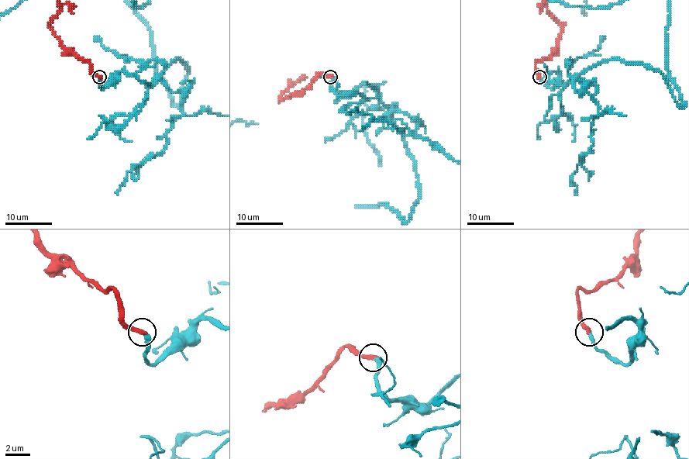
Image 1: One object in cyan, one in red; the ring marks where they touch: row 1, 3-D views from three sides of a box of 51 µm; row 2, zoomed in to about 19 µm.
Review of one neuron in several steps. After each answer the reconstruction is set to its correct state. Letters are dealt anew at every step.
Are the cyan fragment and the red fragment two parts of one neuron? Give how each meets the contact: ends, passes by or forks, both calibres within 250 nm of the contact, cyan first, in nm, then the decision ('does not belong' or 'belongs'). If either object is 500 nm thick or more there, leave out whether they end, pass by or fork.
cyan ends; red ends; calibres 320 and 340 nm; belongs

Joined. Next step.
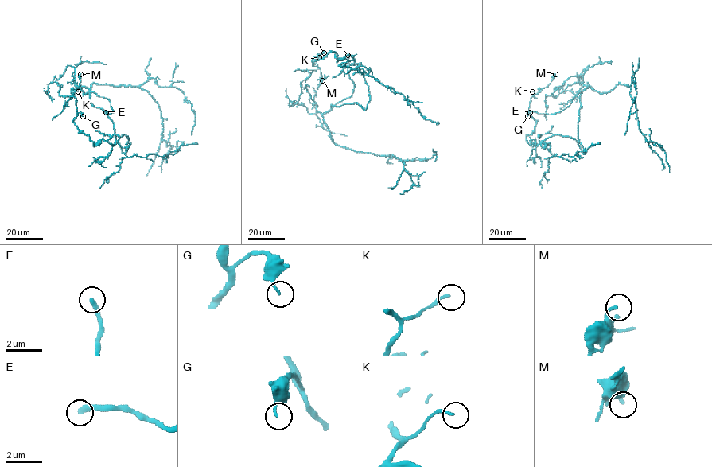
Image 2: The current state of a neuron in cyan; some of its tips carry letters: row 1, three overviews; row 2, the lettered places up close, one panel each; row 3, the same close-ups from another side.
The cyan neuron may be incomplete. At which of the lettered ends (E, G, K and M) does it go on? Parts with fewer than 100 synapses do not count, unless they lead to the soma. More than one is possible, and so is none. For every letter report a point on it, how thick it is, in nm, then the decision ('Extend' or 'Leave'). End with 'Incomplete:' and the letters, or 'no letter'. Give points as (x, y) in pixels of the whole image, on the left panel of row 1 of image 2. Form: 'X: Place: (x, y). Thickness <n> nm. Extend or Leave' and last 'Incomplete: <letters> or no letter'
E: Place: (106, 112). Thickness 280 nm. Extend
G: Place: (83, 116). Thickness 140 nm. Leave
K: Place: (78, 91). Thickness 120 nm. Leave
M: Place: (80, 74). Thickness 160 nm. Leave
Incomplete: E

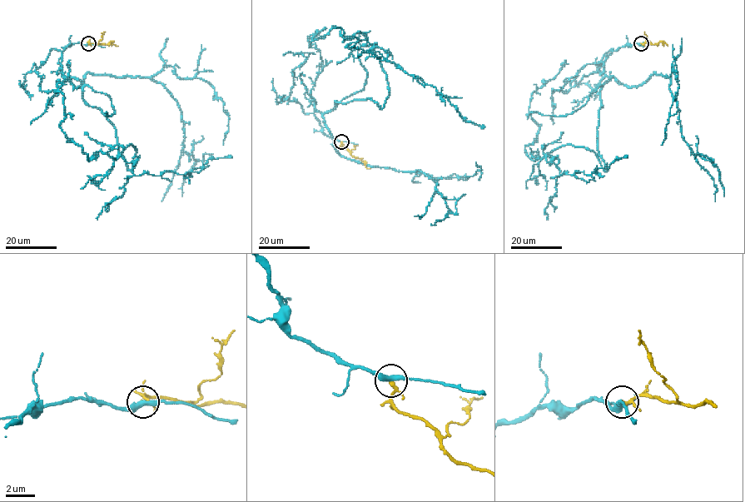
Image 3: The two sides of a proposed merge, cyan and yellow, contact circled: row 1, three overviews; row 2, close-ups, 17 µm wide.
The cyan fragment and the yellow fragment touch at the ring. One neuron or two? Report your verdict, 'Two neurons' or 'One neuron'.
One neuron

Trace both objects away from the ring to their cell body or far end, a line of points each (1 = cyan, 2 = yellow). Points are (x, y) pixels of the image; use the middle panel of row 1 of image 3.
1: (341, 141), (314, 105), (383, 106), (387, 75), (363, 34), (336, 26), (309, 37), (322, 67)
2: (341, 141), (342, 146), (370, 168)

